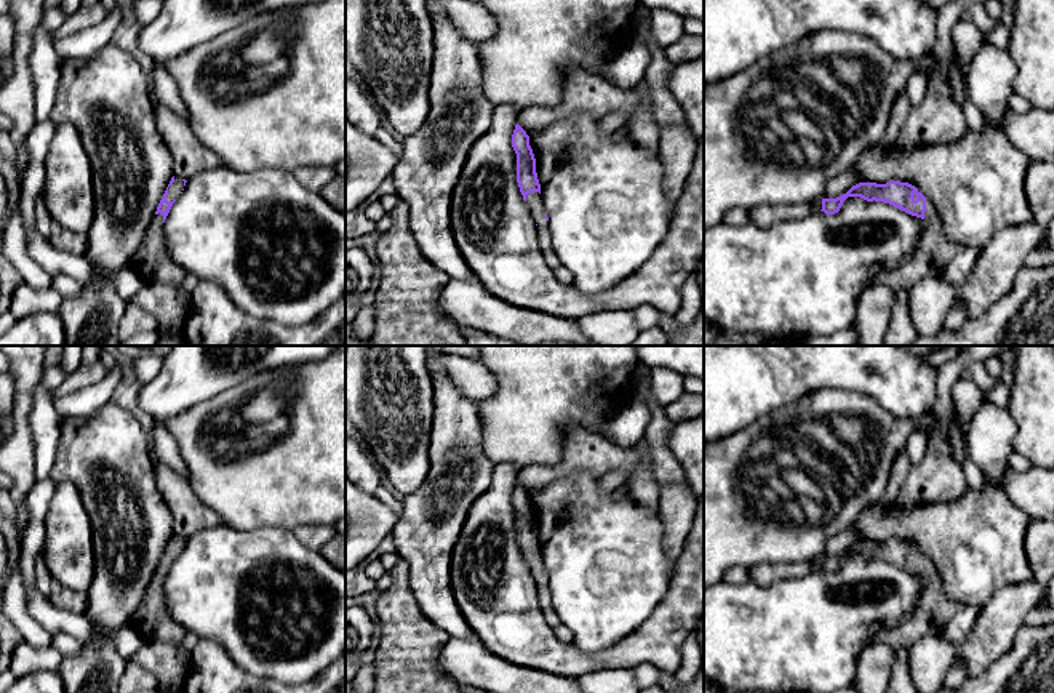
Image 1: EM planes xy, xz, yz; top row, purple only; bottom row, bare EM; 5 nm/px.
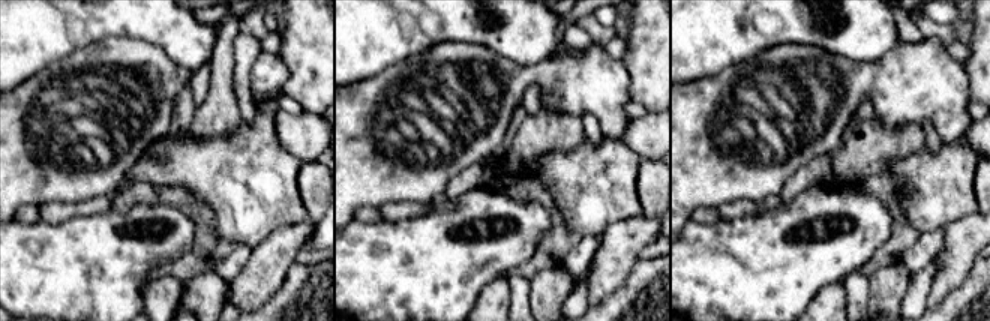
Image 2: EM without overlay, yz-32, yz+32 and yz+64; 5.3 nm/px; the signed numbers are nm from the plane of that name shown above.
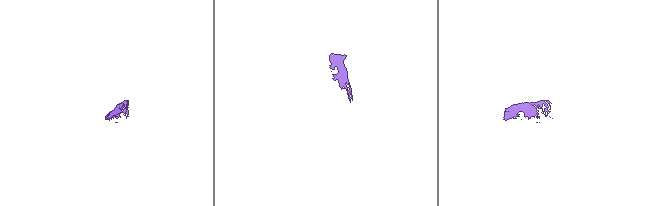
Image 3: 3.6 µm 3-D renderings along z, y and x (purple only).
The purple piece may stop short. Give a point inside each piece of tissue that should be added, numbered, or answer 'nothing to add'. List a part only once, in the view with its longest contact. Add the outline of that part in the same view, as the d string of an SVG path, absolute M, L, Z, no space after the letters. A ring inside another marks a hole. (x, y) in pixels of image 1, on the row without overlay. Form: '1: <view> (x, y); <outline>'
1: xy (175, 548); M174 535L174 541L168 546L166 559L168 560L176 559L181 554L182 547L184 547L184 539Z

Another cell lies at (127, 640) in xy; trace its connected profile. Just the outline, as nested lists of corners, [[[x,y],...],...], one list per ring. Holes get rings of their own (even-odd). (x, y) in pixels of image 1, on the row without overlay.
[[[133,626],[118,627],[106,634],[106,640],[114,645],[123,659],[130,659],[146,642]]]

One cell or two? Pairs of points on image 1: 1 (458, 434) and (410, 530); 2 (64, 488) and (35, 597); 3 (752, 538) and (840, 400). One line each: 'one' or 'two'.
1: one
2: two
3: one

